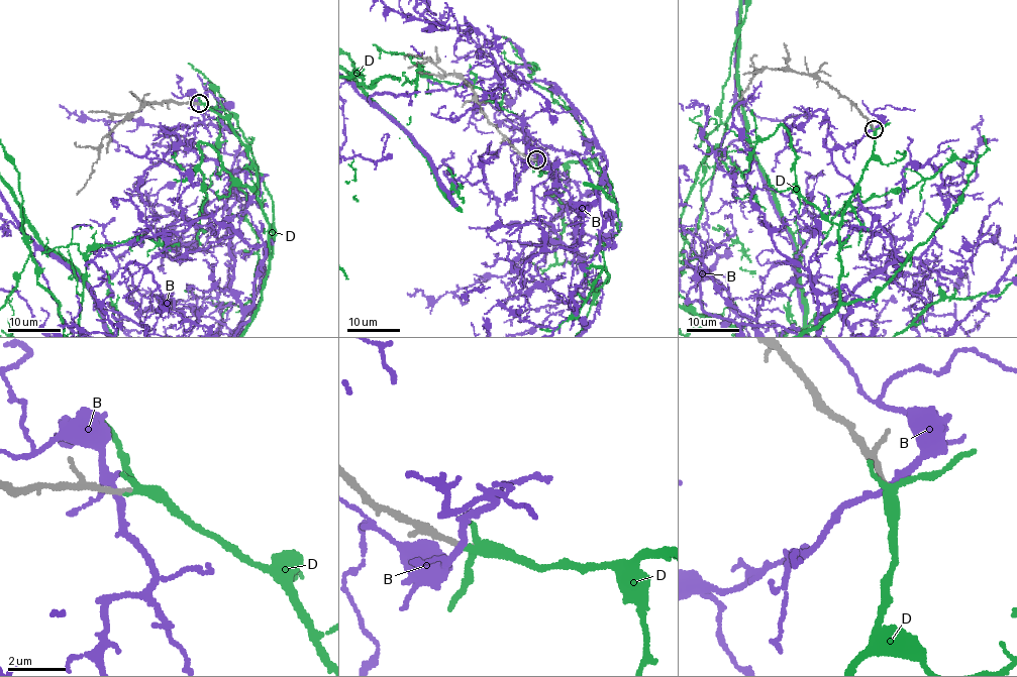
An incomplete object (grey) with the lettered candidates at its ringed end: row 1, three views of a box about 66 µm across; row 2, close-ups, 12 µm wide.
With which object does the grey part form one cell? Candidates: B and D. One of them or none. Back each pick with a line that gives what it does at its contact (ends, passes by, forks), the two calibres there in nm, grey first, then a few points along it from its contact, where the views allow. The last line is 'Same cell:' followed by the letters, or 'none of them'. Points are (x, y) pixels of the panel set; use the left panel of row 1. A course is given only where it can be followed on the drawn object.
D: it forks | 200/220 nm
Same cell: D

